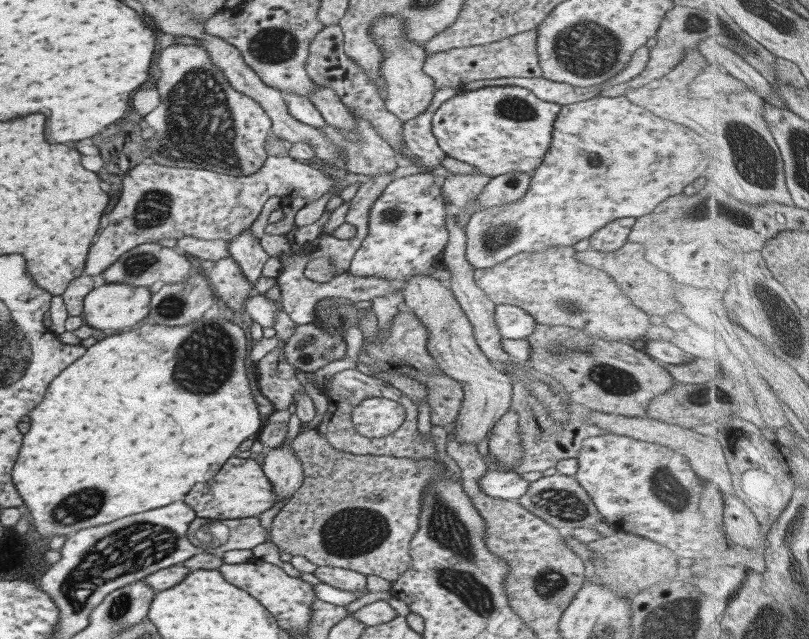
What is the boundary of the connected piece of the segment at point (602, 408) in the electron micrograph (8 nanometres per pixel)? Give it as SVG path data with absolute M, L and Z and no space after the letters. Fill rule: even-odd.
M536 324L536 330L526 340L530 348L530 356L526 363L556 379L570 393L572 401L586 405L593 411L620 416L650 416L651 400L663 396L670 388L674 388L675 380L670 371L648 353L641 351L640 347L632 347L630 342L604 340L590 336L586 330L570 326L544 326L544 324Z

